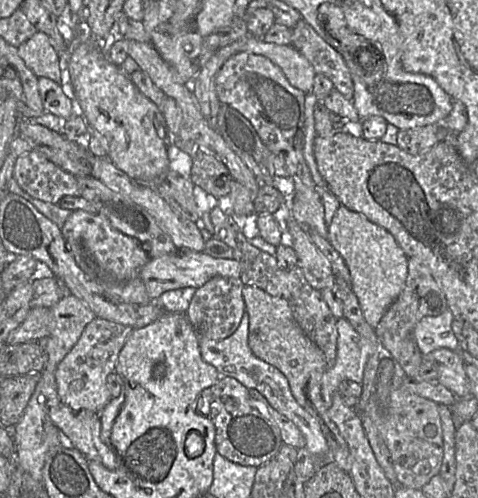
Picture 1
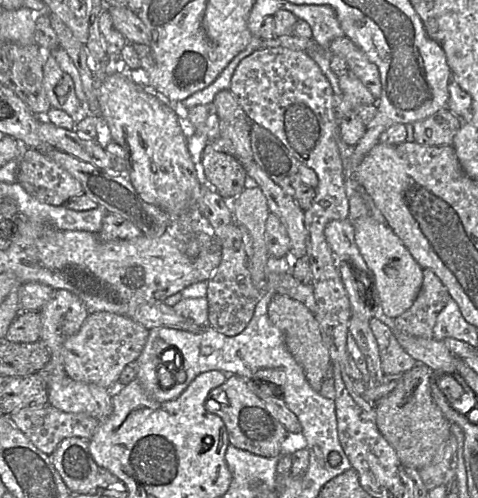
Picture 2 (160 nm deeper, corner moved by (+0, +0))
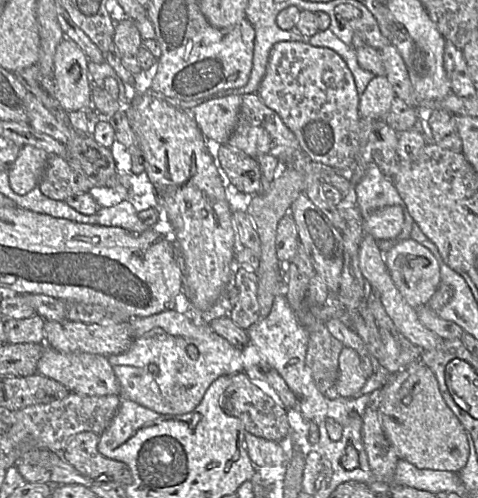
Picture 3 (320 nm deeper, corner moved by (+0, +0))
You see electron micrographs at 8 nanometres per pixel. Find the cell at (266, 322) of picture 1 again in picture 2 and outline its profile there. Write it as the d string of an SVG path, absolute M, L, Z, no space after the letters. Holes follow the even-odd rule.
M275 294L268 305L268 316L272 324L282 332L287 349L303 368L310 386L319 392L323 380L331 377L331 373L329 350L315 314L301 302L285 295Z

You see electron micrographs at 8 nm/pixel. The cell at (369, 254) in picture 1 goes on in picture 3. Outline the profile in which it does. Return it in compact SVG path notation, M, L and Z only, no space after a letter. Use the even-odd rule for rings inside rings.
M412 239L398 242L384 253L391 279L406 302L413 308L425 305L441 282L440 263L425 246Z

